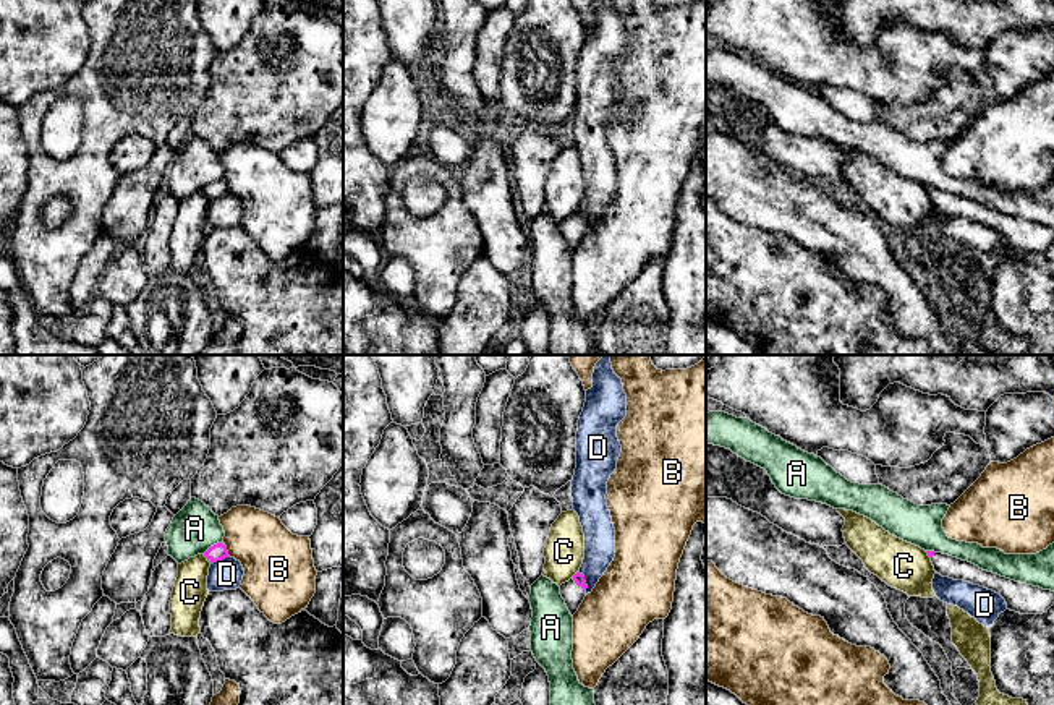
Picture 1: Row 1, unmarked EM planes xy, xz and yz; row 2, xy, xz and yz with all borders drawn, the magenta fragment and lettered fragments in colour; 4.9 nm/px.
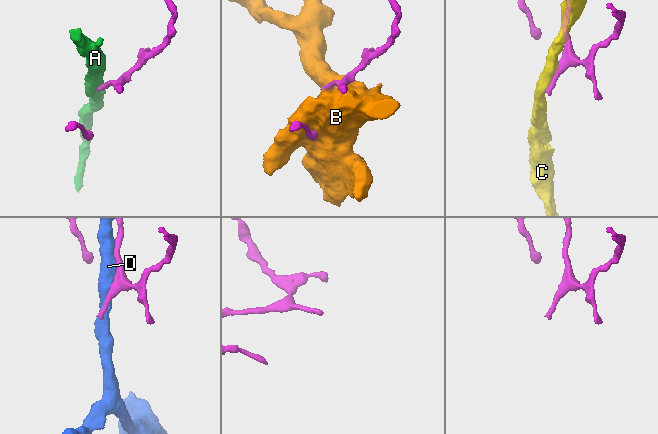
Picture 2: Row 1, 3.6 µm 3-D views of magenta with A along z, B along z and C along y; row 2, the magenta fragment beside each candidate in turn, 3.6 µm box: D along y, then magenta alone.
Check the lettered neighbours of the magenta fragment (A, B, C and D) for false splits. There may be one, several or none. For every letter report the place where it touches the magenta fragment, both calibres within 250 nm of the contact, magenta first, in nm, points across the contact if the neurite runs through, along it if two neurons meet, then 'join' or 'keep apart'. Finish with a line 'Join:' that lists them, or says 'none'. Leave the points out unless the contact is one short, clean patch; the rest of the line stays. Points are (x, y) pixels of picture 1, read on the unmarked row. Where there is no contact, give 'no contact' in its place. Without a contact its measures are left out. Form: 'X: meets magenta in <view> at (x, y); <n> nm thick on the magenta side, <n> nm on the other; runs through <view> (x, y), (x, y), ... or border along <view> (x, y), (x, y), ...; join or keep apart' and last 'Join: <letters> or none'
A: meets magenta in xy at (211, 183); 90 nm thick on the magenta side, 240 nm on the other; border along xy (220, 179), (203, 190); keep apart
B: meets magenta in xy at (225, 185); 90 nm thick on the magenta side, 320 nm on the other; keep apart
C: meets magenta in xy at (206, 193); 90 nm thick on the magenta side, 170 nm on the other; keep apart
D: meets magenta in xy at (220, 196); 90 nm thick on the magenta side, 160 nm on the other; keep apart
Join: none

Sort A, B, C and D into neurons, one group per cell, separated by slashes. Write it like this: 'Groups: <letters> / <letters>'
Groups: A / B / C / D

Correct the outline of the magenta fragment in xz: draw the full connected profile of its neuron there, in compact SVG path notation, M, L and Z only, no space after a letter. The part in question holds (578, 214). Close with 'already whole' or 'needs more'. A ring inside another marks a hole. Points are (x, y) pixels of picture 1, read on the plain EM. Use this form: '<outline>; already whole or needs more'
M576 209L568 219L560 222L560 232L565 237L565 241L570 248L570 251L573 253L580 241L583 240L584 233L586 233L586 219L584 219L584 212Z; needs more

